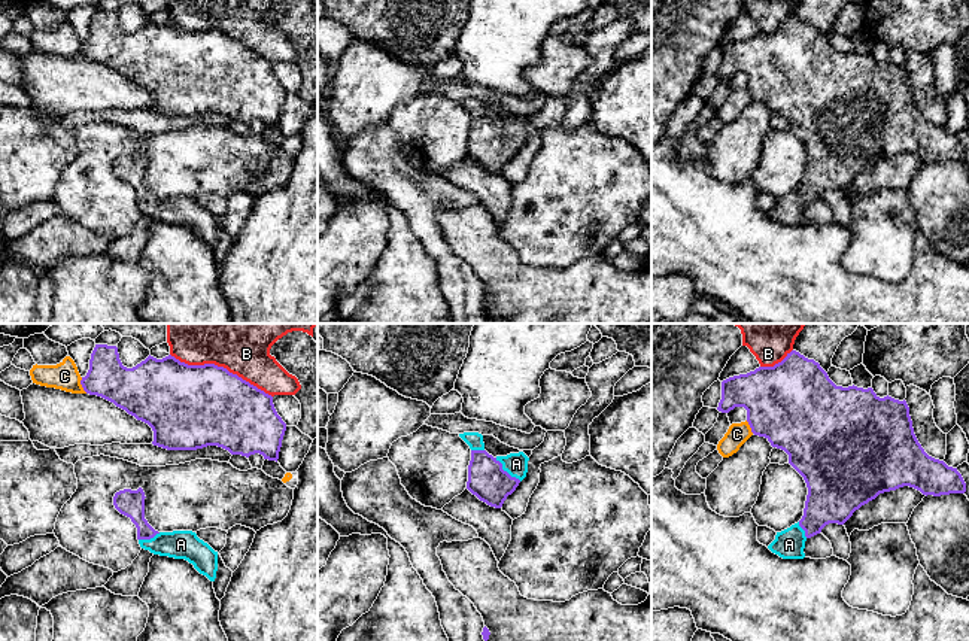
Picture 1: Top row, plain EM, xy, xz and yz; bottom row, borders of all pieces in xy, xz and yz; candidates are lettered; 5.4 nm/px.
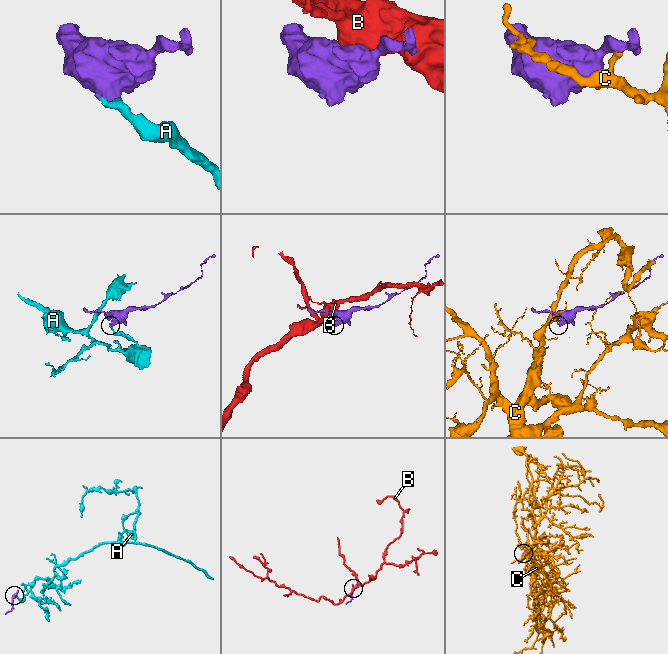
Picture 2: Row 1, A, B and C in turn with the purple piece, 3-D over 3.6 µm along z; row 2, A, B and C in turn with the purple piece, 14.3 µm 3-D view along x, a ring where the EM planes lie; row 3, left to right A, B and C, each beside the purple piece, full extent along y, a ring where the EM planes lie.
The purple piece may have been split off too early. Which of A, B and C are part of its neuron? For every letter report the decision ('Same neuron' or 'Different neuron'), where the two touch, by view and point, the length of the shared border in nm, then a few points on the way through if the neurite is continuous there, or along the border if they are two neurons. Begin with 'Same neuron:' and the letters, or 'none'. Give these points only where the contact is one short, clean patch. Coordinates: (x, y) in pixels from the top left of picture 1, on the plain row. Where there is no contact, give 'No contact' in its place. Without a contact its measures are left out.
Same neuron: A
A: Same neuron. Touches purple at xz (506, 137). Shared border 190 nm. Path across: xz (486, 145), (495, 145), (506, 137), (516, 130)
B: Different neuron. Touches purple at xy (221, 33). Shared border 600 nm
C: Different neuron. Touches purple at xy (81, 49). Shared border 90 nm

